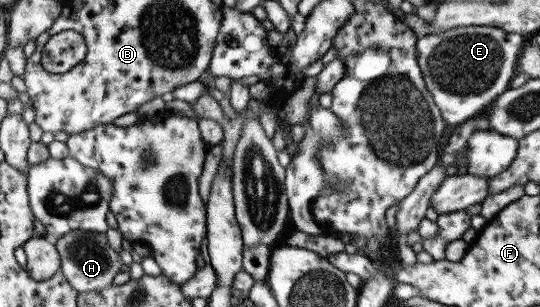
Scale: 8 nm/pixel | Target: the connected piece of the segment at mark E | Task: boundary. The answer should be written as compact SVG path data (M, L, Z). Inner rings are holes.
M484 26L450 28L416 38L416 60L430 96L438 107L445 124L459 125L482 113L496 98L510 87L515 76L516 61L522 50L522 35Z

